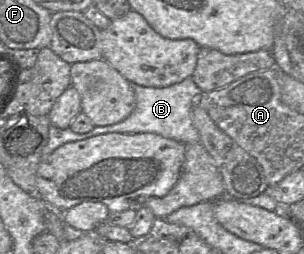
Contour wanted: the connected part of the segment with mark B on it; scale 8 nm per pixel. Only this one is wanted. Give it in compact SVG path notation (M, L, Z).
M191 77L180 83L163 87L144 87L131 83L135 92L136 106L134 111L124 120L108 126L95 126L91 131L83 134L75 133L70 128L60 129L53 125L49 127L48 141L42 150L44 157L50 155L61 145L84 140L104 133L155 133L162 137L179 141L183 144L199 143L200 137L192 120L192 108L198 104L201 89L195 84Z

